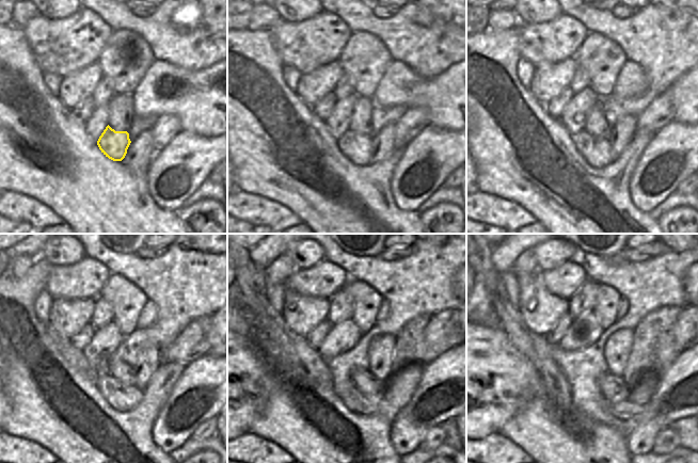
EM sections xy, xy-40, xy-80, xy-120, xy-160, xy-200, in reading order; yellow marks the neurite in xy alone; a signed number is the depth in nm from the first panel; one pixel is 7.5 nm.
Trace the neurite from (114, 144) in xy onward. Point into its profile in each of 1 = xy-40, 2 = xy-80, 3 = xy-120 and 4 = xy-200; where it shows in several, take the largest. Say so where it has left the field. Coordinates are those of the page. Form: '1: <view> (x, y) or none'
1: xy-40 (355, 146)
2: xy-80 (597, 153)
3: xy-120 (121, 397)
4: xy-200 (638, 413)

